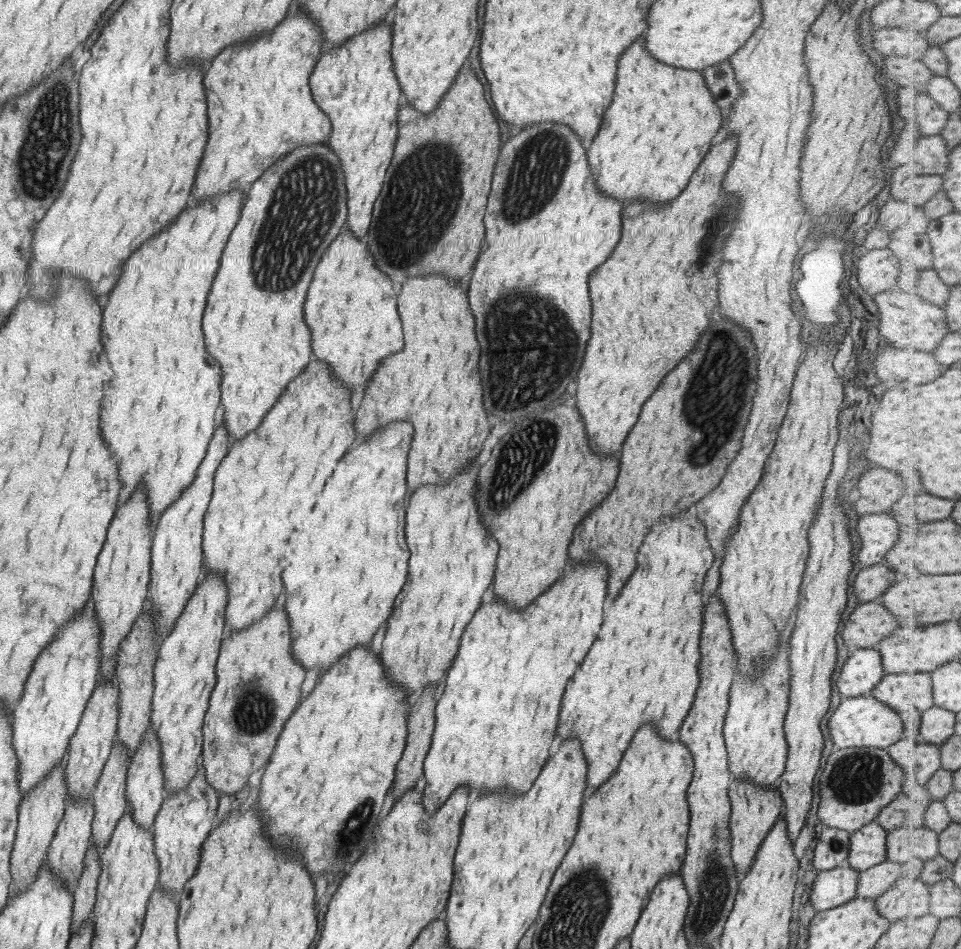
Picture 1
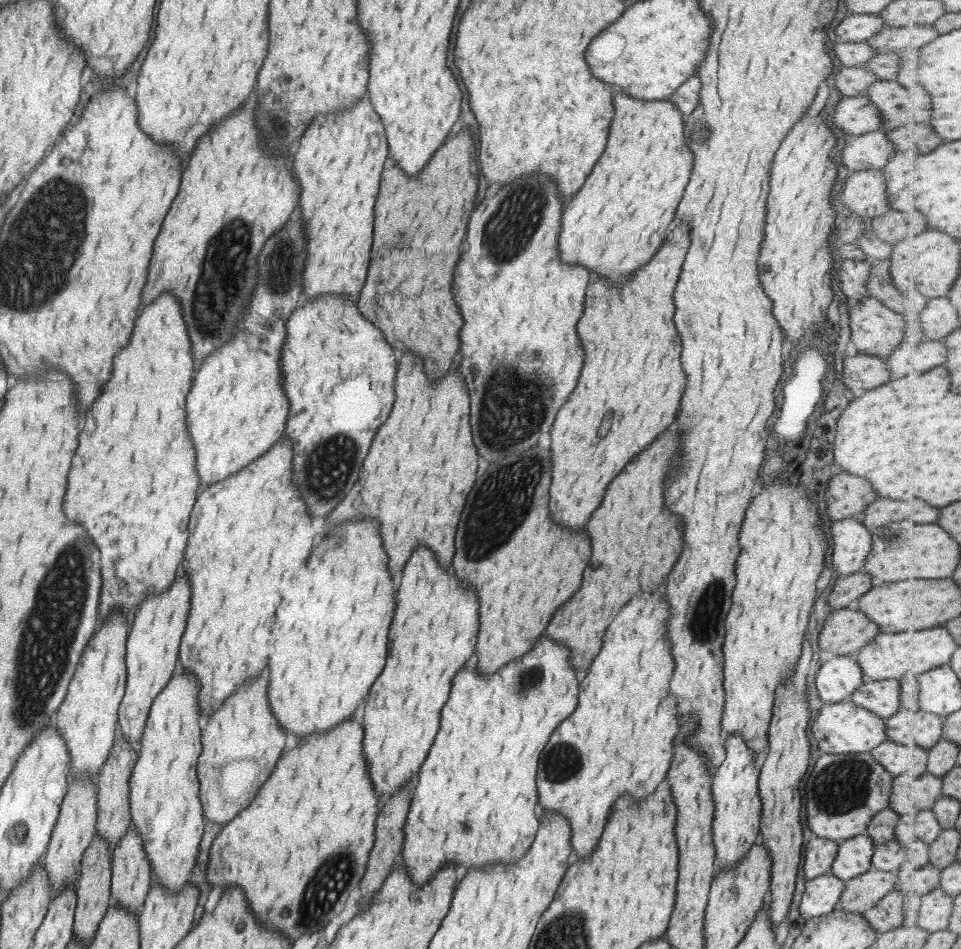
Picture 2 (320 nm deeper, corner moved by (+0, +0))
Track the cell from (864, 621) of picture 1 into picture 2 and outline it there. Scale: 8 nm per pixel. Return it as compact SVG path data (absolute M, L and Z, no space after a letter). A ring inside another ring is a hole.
M832 610L822 630L818 633L817 646L820 650L836 655L857 655L858 650L879 632L861 612L853 610Z

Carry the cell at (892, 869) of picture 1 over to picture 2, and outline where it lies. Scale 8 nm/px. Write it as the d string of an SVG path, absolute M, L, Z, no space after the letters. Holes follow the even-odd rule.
M871 868L868 872L843 883L843 892L839 895L835 908L862 914L893 891L897 882L896 872Z

